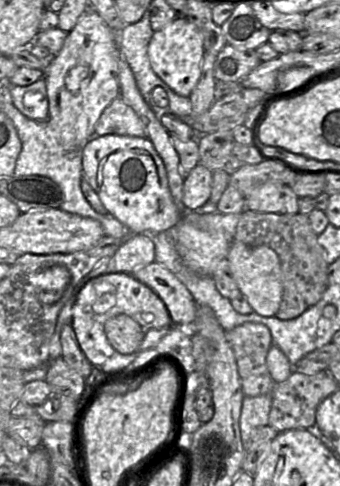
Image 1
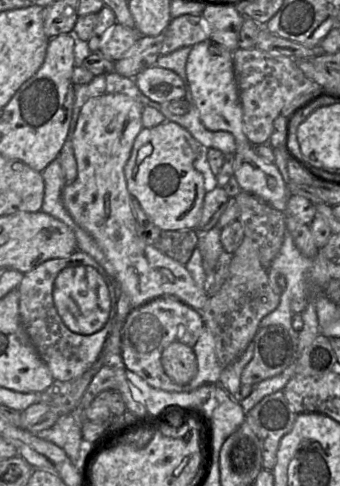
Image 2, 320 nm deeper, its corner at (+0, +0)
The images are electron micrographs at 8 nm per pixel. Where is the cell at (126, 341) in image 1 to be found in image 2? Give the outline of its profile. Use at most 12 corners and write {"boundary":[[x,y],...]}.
{"boundary":[[172,342],[161,363],[180,385],[198,372],[193,348]]}

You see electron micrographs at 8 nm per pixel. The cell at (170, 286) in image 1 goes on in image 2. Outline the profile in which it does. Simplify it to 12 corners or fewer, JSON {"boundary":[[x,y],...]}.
{"boundary":[[91,97],[63,204],[100,246],[132,309],[208,293],[137,233],[124,167],[141,103]]}

